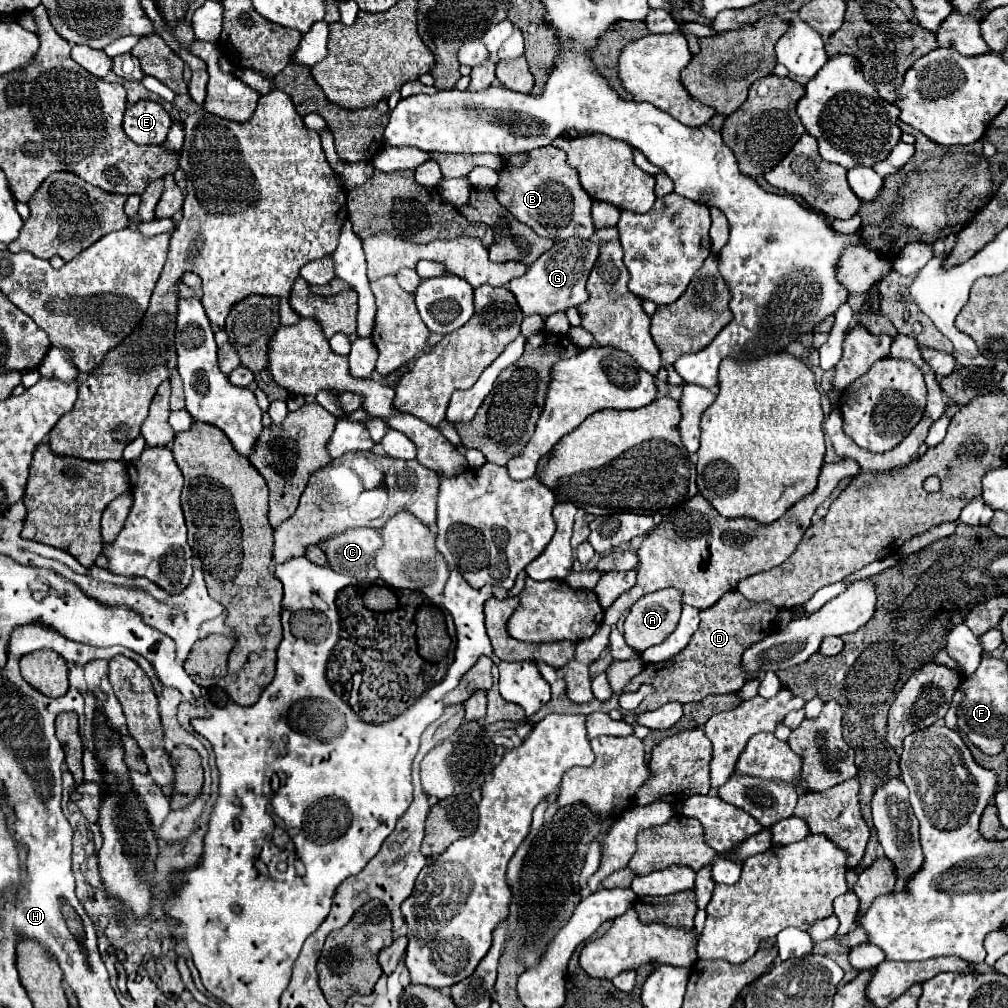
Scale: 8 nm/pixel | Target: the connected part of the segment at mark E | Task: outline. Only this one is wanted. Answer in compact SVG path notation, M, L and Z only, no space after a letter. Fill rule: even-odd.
M139 100L129 104L123 130L135 144L163 144L171 128L171 118L167 110L153 100Z

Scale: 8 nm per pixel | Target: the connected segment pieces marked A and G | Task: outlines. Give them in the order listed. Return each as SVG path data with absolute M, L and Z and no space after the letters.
M663 588L641 596L625 620L625 642L639 652L661 644L677 628L683 592L677 588Z
M569 238L555 242L549 252L545 252L521 278L509 282L509 290L515 294L523 314L541 314L543 318L553 312L565 312L571 306L579 306L587 300L585 282L599 256L599 244L583 238Z

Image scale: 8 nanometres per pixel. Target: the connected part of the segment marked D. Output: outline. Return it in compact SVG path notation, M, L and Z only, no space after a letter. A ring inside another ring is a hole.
M737 590L727 592L721 600L717 600L717 604L701 610L701 624L697 632L691 636L689 644L671 660L645 664L643 672L635 676L627 686L627 692L635 692L643 682L655 686L655 694L647 696L639 704L639 712L655 710L673 700L687 704L687 702L699 702L709 694L739 692L749 678L757 678L757 674L749 676L741 672L739 668L741 652L749 644L763 640L769 632L775 630L773 626L775 614L777 608L773 608L771 604L753 604L745 600Z

